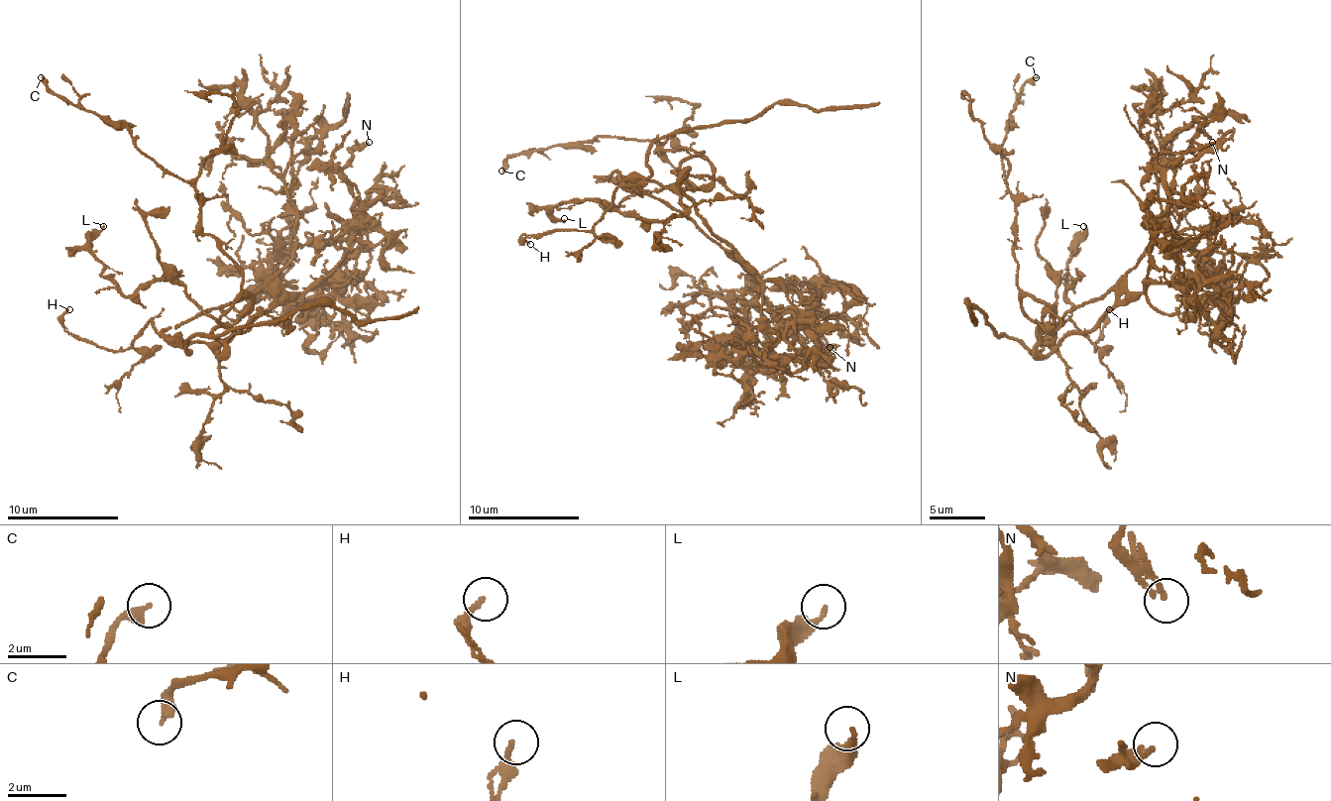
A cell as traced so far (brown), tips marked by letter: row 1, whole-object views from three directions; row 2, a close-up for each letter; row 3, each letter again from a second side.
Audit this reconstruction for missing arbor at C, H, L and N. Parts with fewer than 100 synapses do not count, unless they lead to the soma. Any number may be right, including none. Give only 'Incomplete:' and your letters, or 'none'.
Incomplete: none

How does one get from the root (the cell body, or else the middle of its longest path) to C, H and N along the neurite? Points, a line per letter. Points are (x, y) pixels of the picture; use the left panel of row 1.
C: (226, 340), (220, 318), (243, 271), (203, 231), (200, 194), (125, 128), (41, 77)
H: (226, 340), (172, 343), (151, 320), (125, 349), (108, 352), (66, 329), (63, 315), (69, 309)
N: (226, 340), (271, 306), (312, 289), (341, 259), (352, 234), (355, 203), (343, 170), (352, 153), (369, 142)

